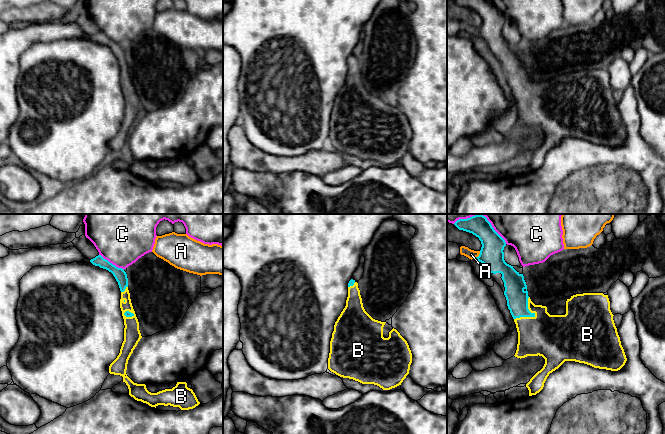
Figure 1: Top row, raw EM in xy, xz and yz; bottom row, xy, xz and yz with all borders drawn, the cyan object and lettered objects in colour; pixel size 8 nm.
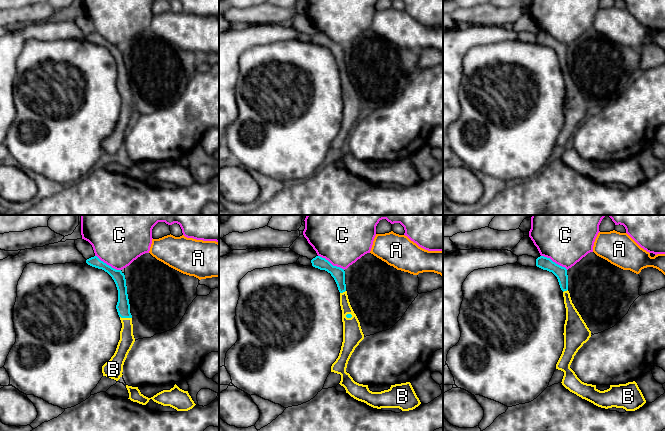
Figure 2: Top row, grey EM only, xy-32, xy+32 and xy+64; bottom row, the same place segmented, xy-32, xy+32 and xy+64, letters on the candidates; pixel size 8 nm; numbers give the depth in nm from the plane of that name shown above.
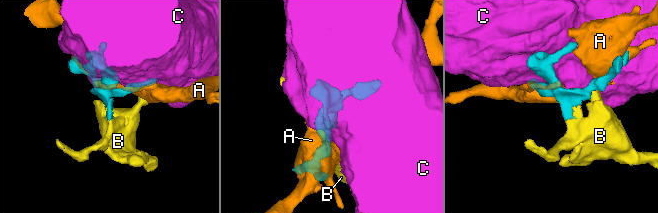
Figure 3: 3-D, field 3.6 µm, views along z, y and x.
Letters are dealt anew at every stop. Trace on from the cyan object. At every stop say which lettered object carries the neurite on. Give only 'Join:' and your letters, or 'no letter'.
Join: B

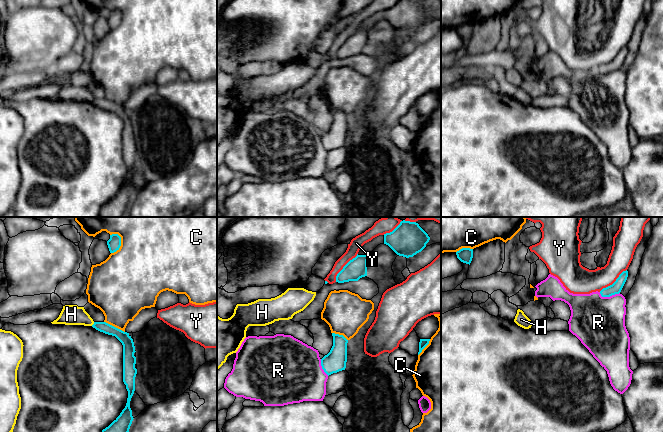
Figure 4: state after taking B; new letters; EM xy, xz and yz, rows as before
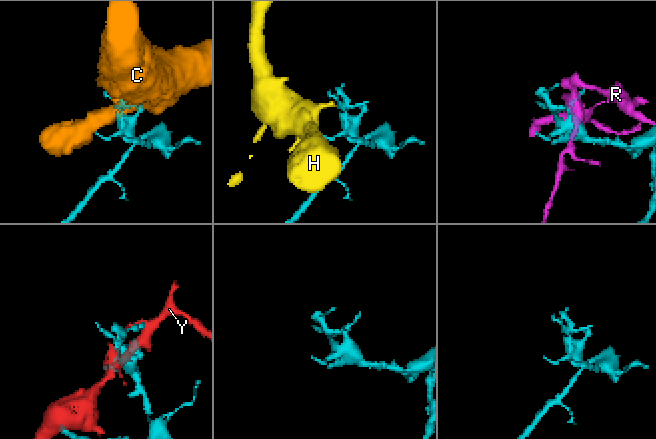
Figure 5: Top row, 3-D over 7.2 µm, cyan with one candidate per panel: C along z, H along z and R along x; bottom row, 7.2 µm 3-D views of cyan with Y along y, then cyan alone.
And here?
Join: no letter

